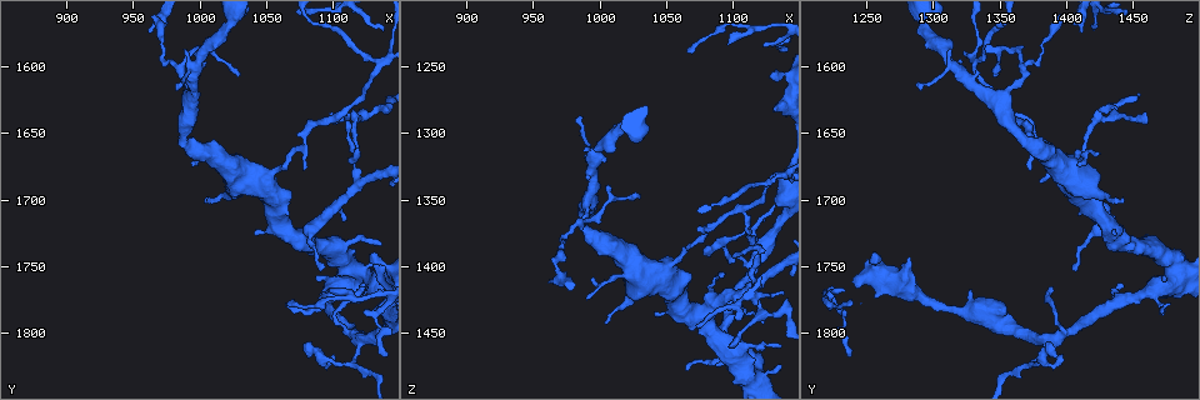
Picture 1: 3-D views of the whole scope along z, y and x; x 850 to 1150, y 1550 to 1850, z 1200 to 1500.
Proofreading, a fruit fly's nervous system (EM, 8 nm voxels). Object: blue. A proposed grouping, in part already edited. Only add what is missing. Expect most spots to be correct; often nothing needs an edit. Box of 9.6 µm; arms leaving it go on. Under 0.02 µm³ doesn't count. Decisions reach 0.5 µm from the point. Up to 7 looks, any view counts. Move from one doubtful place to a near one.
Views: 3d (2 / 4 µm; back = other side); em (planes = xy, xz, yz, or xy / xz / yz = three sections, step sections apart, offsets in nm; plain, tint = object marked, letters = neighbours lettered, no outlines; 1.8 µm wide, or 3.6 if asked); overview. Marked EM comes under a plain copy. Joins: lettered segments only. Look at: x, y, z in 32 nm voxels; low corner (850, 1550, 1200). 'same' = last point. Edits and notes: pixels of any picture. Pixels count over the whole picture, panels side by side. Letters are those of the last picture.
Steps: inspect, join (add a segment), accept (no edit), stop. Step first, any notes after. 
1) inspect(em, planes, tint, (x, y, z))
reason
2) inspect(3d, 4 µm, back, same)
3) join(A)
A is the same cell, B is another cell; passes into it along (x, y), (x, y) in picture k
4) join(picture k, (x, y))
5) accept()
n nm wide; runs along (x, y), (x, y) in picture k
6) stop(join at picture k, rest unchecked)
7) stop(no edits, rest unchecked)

inspect(3d, 4 µm, back, (1120, 1764, 1442))
tapers out

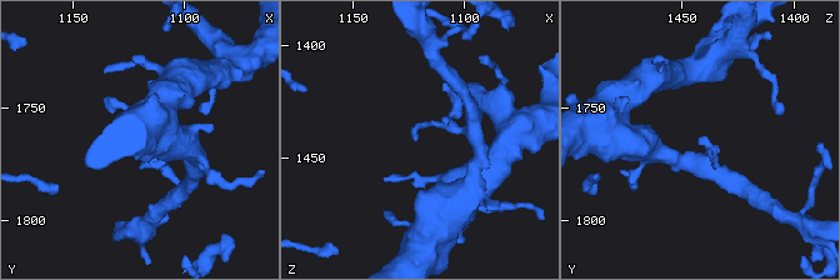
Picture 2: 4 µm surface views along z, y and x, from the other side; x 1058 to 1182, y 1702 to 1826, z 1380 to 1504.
inspect(em, planes, tint, (1121, 1764, 1441))

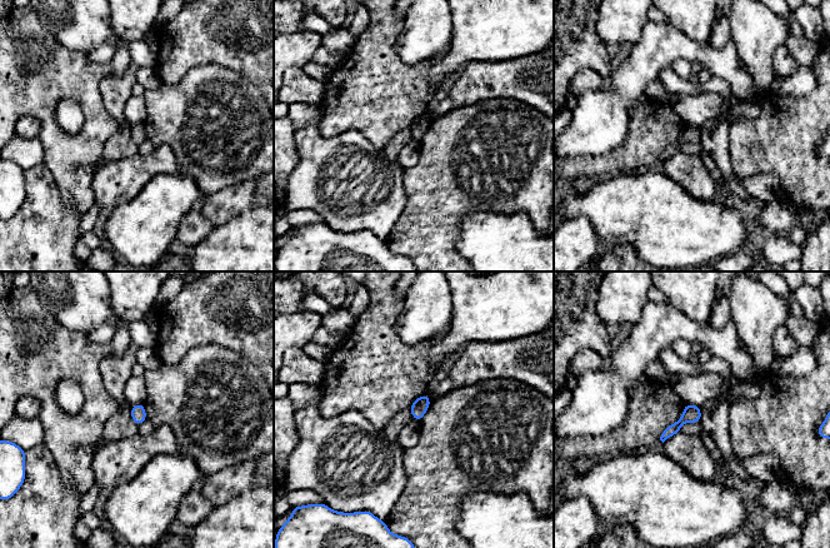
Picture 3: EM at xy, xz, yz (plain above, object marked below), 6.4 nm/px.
inspect(em, planes, letters, same)
see the neighbours

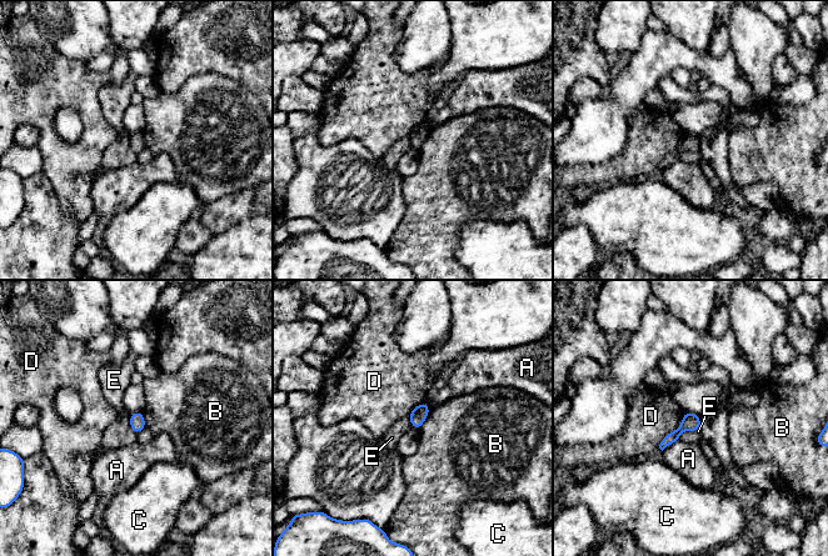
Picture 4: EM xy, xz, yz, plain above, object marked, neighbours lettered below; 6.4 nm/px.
accept()
D touches over 300 nm; A, B, C, D and E are other cells; border along (698, 429), (684, 431), (678, 437) in picture 4; none of them fits

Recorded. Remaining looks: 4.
inspect(3d, 4 µm, (1132, 1742, 1284))
an open end

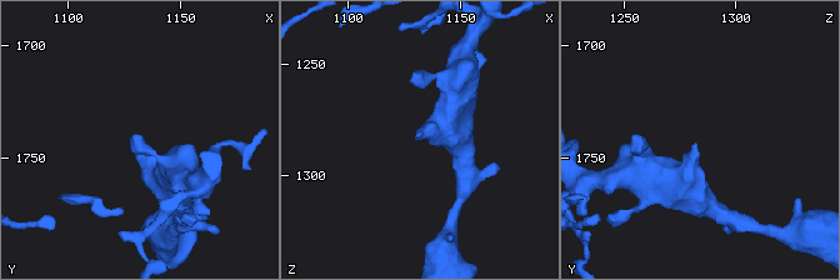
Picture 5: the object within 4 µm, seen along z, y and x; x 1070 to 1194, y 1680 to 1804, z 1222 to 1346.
inspect(em, planes, letters, (1132, 1744, 1282))
now the EM

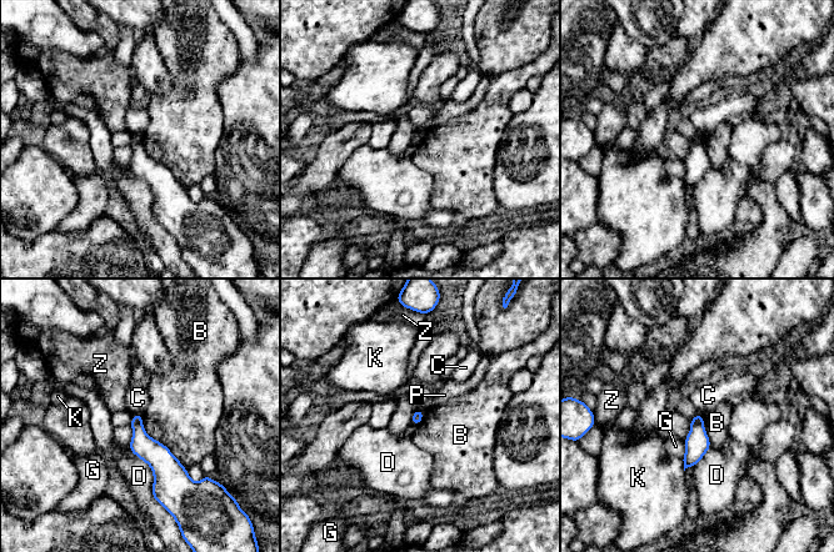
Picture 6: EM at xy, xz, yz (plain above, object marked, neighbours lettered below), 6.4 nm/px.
accept()
B, C, D, G, K, P and Z are other cells; border along (140, 415), (144, 430), (186, 470) in picture 6; no lettered segment goes on from it

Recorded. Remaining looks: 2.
inspect(em, xz, step 4, letters, (1096, 1768, 1236))
free end

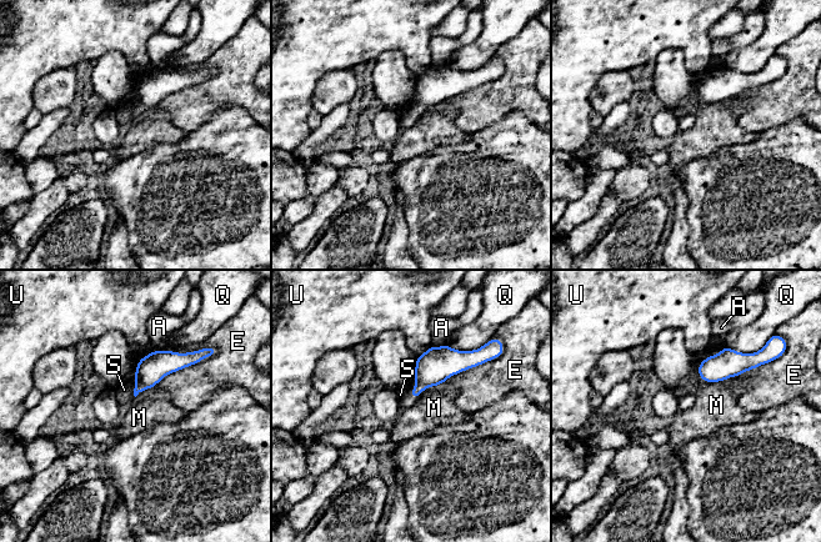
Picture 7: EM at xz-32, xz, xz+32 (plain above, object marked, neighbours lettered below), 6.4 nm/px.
accept()
A, E, M, Q, S and U are other cells; none of them fits

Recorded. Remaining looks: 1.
stop(no edits, rest unchecked)

